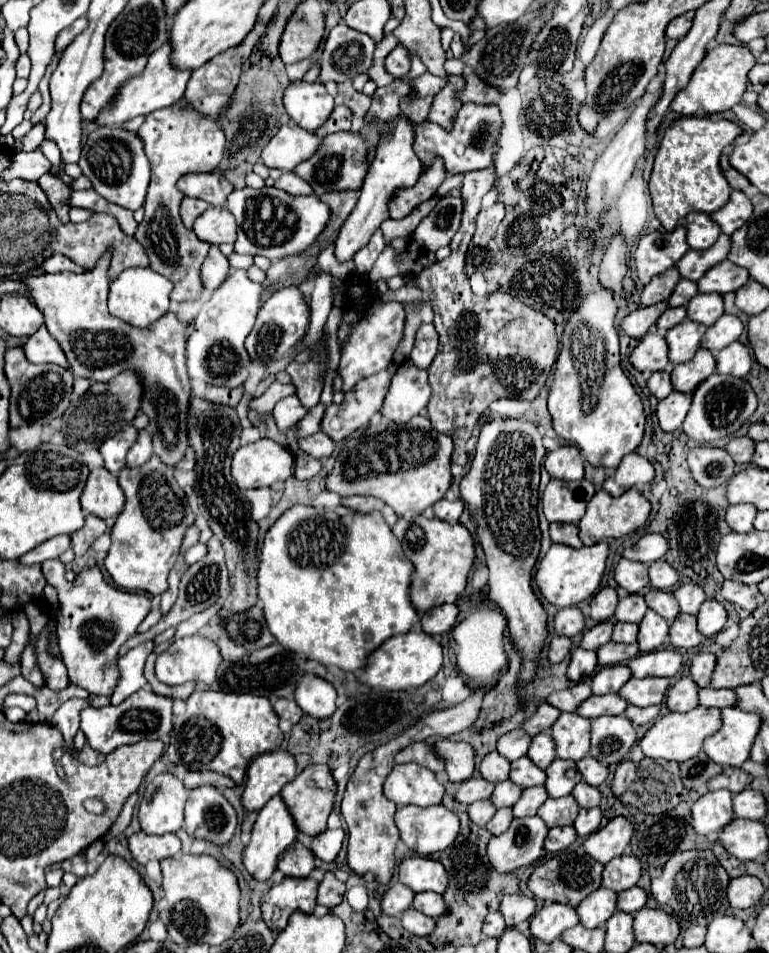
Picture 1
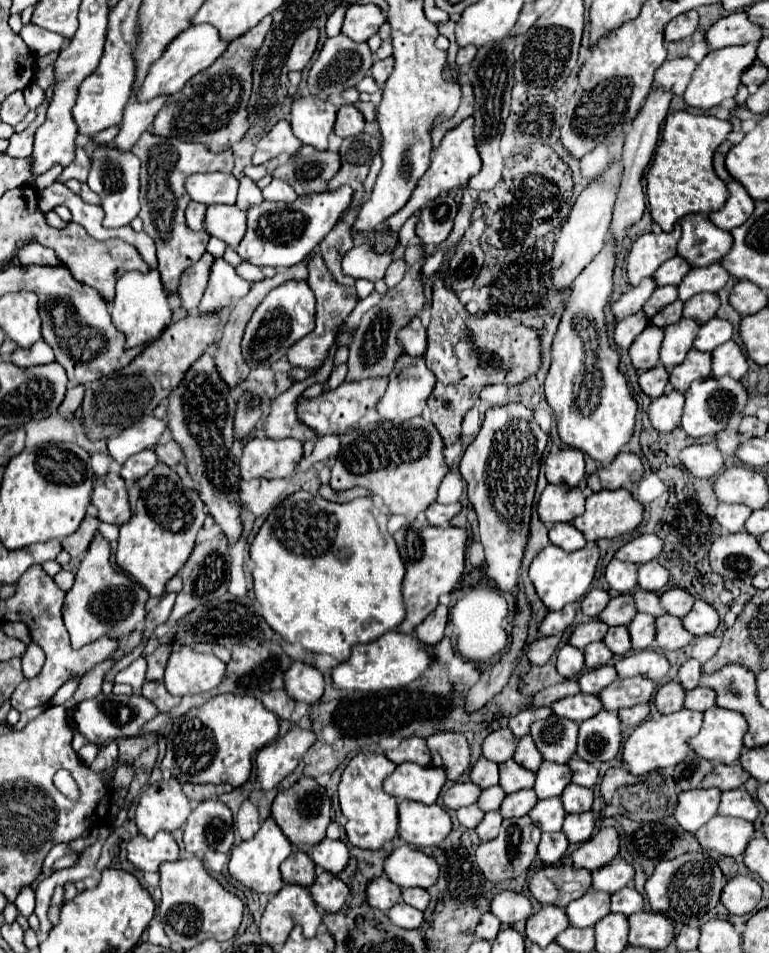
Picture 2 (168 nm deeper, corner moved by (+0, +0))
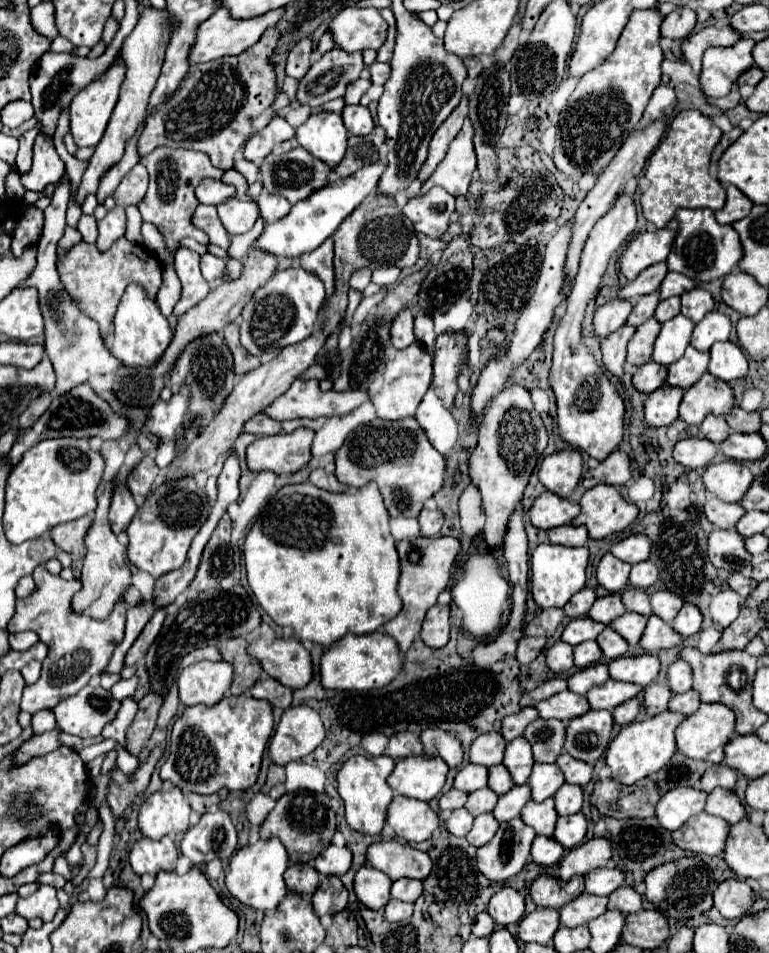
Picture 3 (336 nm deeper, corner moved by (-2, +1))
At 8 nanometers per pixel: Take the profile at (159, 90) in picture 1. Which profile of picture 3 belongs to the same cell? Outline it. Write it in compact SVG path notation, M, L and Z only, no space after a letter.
M219 8L209 20L205 20L197 32L197 40L191 52L191 64L201 64L201 62L209 62L209 60L217 60L223 56L237 56L241 52L245 52L247 48L251 48L253 44L259 42L259 38L263 36L263 32L267 28L277 26L277 22L283 18L285 8L277 8L271 10L263 16L255 16L255 18L247 18L247 20L237 20L231 18L227 8Z

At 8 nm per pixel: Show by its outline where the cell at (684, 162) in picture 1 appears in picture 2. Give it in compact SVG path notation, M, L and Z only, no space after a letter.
M685 111L667 115L661 145L657 147L647 171L649 211L663 231L673 231L673 225L689 213L709 215L725 205L729 191L713 169L713 153L725 141L729 131L729 121L711 115L691 115Z

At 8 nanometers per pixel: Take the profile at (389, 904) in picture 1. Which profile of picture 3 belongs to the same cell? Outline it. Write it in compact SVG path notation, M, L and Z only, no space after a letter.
M361 866L355 874L355 896L371 910L381 910L389 902L389 888L389 876L371 866Z

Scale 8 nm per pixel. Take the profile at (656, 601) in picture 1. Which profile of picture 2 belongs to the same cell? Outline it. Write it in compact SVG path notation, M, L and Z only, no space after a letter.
M635 591L633 593L635 601L637 601L637 611L641 613L649 613L653 617L661 617L665 615L665 609L661 607L661 601L659 601L659 593L649 593L649 591Z

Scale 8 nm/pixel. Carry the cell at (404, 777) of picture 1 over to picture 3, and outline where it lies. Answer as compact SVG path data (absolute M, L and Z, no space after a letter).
M407 756L397 760L387 784L401 796L429 802L443 790L447 770L439 756Z

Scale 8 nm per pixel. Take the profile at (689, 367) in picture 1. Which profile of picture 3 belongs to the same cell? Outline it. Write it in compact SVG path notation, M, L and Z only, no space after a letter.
M687 346L683 358L679 358L669 366L667 384L687 390L691 388L691 384L695 384L695 380L699 380L699 376L707 372L707 364L709 364L709 352L699 352Z

